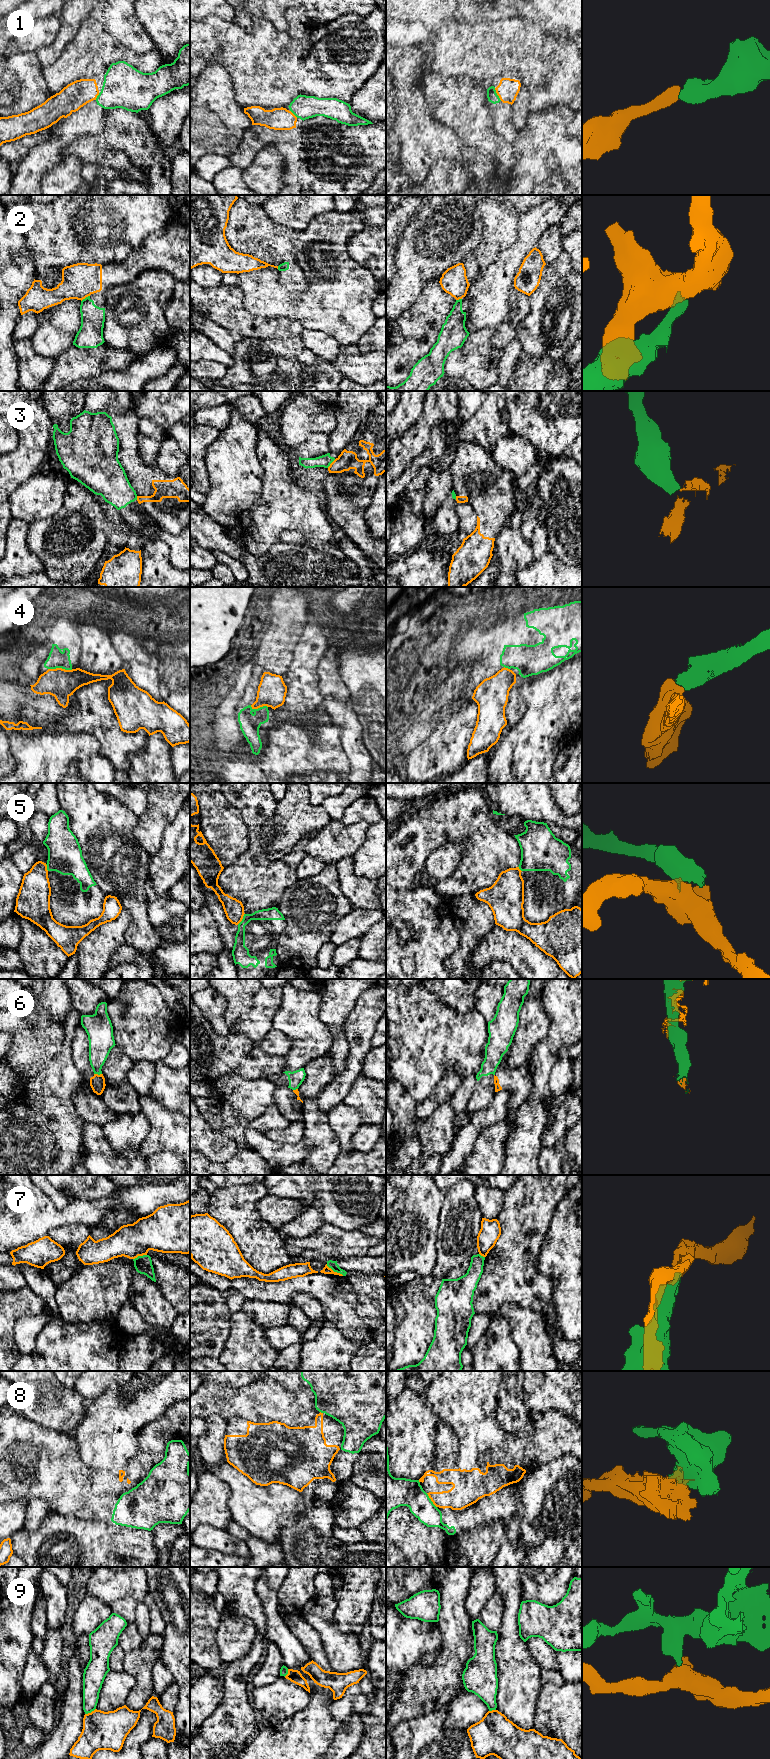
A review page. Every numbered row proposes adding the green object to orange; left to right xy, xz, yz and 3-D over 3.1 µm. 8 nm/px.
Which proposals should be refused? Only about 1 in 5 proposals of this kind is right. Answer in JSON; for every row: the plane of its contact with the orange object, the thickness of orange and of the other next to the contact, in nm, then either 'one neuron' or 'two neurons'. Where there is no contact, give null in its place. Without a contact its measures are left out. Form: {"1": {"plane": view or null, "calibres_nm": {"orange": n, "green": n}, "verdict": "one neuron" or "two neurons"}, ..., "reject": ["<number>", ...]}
{"1": {"plane": "yz", "calibres_nm": {"orange": 170, "green": 90}, "verdict": "one neuron"}, "2": {"plane": "xy", "calibres_nm": {"orange": 280, "green": 190}, "verdict": "two neurons"}, "3": {"plane": "xz", "calibres_nm": {"orange": 150, "green": 100}, "verdict": "two neurons"}, "4": {"plane": "xy", "calibres_nm": {"orange": 240, "green": 140}, "verdict": "two neurons"}, "5": {"plane": "xz", "calibres_nm": {"orange": 160, "green": 110}, "verdict": "two neurons"}, "6": {"plane": "xy", "calibres_nm": {"orange": 120, "green": 190}, "verdict": "two neurons"}, "7": {"plane": "xz", "calibres_nm": {"orange": 60, "green": 70}, "verdict": "two neurons"}, "8": {"plane": "yz", "calibres_nm": {"orange": 200, "green": 220}, "verdict": "two neurons"}, "9": {"plane": "xy", "calibres_nm": {"orange": 300, "green": 160}, "verdict": "two neurons"}, "reject": ["2", "3", "4", "5", "6", "7", "8", "9"]}

